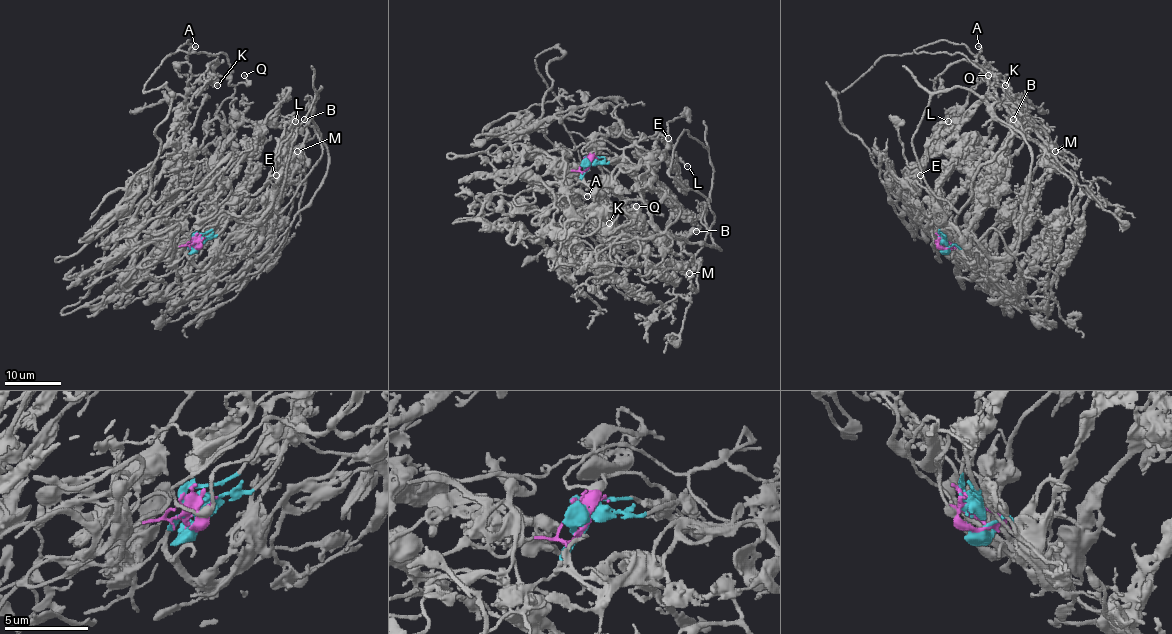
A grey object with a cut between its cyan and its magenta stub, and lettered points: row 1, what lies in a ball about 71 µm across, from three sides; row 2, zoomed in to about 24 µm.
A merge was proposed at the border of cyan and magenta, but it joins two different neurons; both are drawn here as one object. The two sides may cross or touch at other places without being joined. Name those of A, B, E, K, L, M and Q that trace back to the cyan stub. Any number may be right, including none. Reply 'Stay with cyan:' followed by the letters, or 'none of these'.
Stay with cyan: B, E, L, M

